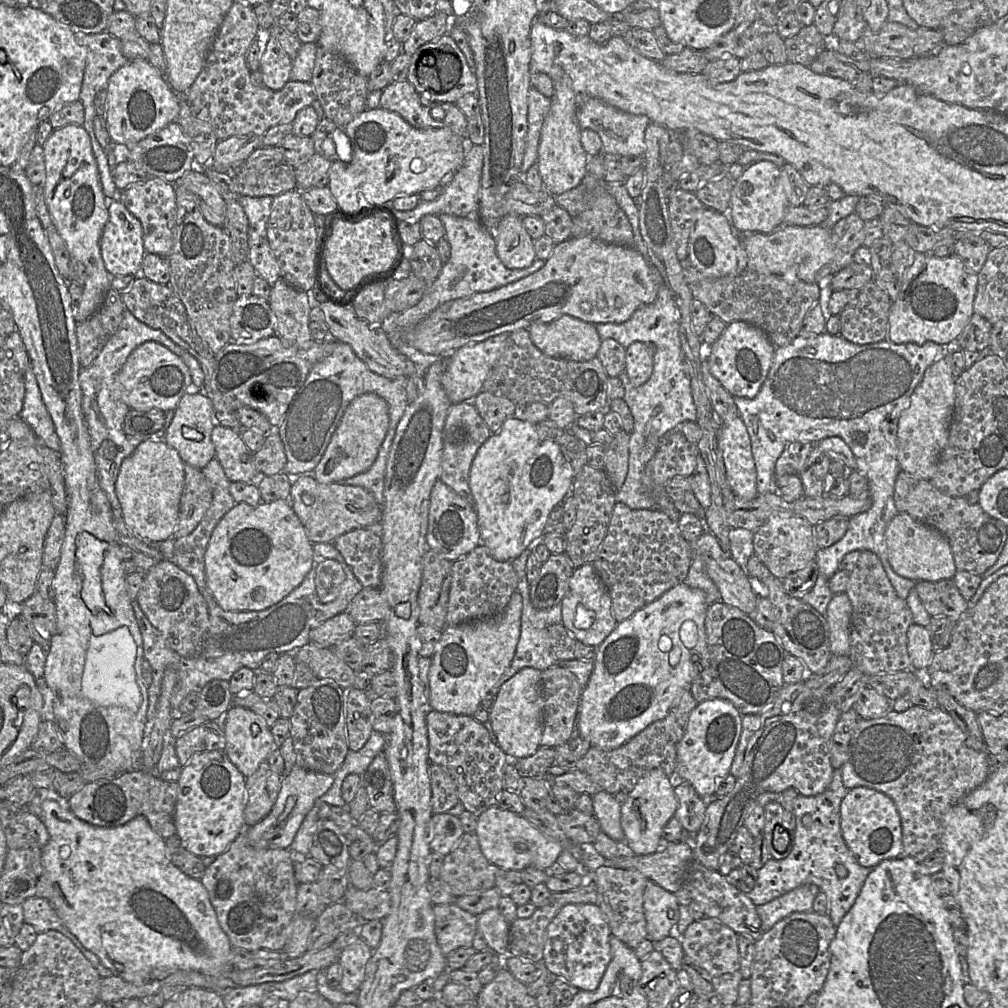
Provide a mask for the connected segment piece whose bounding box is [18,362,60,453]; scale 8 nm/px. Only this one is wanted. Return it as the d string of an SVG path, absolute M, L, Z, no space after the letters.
M30 362L24 373L24 385L23 407L18 417L42 439L47 447L59 453L60 440L55 431L53 421L43 403Z

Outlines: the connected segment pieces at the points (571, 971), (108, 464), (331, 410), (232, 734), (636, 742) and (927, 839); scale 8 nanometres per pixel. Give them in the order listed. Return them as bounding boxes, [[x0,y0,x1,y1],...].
[[543,903,611,990],[79,310,204,516],[278,342,408,512],[225,706,277,778],[555,712,684,795],[840,705,996,862]]

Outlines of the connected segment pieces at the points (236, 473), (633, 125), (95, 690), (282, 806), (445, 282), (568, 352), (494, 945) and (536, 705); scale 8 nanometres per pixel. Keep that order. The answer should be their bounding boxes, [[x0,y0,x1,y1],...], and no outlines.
[[211,424,265,482],[577,98,651,157],[82,626,143,712],[248,764,334,849],[382,214,546,351],[528,315,602,362],[477,908,510,956],[489,667,543,760]]

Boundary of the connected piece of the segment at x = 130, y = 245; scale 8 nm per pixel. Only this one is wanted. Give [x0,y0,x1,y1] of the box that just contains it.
[100,200,147,276]

